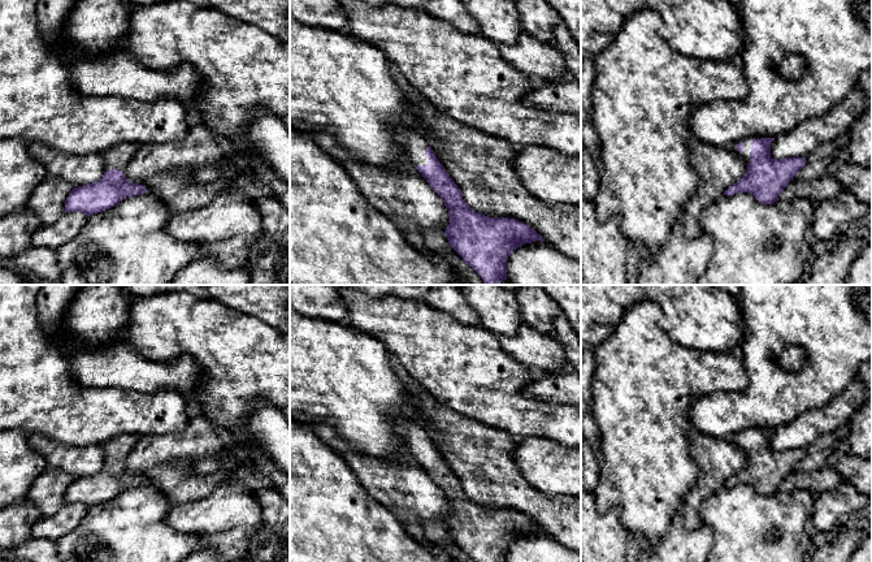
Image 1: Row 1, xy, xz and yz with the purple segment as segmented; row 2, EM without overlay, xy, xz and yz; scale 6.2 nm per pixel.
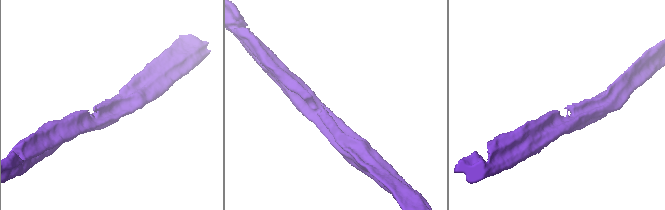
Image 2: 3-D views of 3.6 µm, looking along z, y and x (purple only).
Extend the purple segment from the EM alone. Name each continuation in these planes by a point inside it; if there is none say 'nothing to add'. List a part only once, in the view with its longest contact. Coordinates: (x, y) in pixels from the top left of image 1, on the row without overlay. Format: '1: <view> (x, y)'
1: yz (745, 446)

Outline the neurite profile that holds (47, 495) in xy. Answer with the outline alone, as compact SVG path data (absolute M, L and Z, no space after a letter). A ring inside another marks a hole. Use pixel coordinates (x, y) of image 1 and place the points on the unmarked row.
M48 468L38 476L26 497L42 516L55 515L65 505L65 492L74 477L61 470Z

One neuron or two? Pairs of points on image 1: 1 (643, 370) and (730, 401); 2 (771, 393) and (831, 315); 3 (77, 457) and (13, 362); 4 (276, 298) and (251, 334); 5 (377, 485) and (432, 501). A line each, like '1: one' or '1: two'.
1: two
2: one
3: two
4: two
5: one

